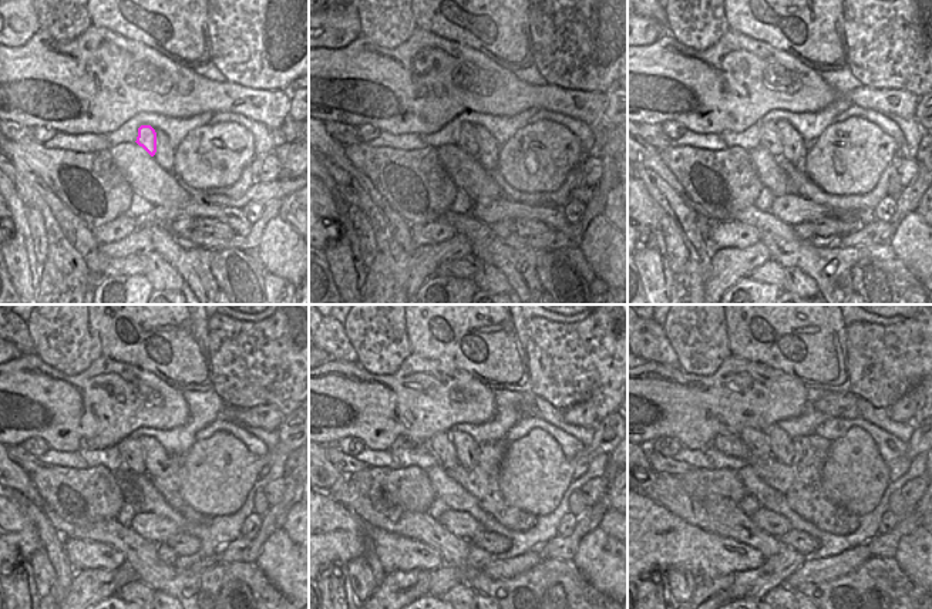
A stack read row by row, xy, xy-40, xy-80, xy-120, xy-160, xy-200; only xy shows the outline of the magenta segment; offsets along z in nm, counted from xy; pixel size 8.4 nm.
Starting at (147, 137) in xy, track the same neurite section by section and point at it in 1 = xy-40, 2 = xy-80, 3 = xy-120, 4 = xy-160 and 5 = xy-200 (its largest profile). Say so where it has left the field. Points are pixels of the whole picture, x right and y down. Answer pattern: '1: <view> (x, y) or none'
1: xy-40 (467, 141)
2: xy-80 (769, 133)
3: xy-120 (133, 454)
4: xy-160 (440, 444)
5: xy-200 (756, 440)

